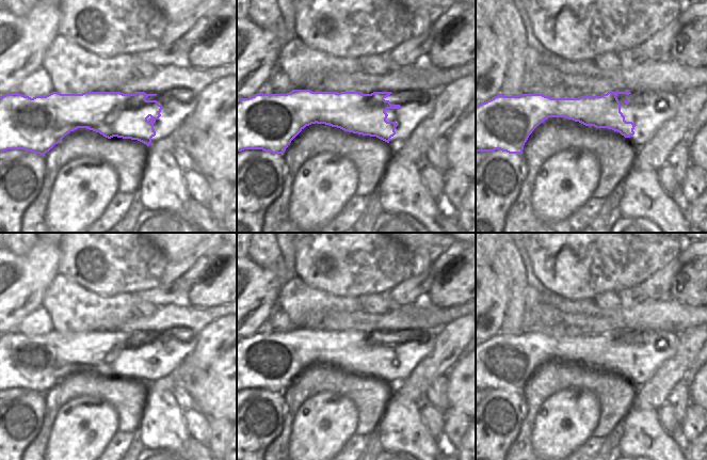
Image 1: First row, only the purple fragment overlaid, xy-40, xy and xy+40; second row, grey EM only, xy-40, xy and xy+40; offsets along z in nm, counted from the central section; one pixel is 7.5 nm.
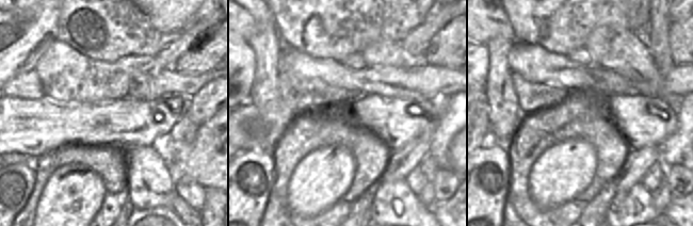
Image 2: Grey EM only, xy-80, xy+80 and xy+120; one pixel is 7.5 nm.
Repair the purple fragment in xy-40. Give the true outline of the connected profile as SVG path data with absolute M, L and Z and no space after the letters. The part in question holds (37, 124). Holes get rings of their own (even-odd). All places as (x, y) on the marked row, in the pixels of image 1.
M176 88L161 94L135 92L52 92L33 98L18 94L0 96L0 152L25 149L45 156L67 133L87 128L103 137L138 140L147 146L173 134L196 110L198 94Z

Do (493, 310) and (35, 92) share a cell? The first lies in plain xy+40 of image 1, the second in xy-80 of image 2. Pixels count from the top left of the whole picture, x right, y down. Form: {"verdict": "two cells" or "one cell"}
{"verdict": "two cells"}

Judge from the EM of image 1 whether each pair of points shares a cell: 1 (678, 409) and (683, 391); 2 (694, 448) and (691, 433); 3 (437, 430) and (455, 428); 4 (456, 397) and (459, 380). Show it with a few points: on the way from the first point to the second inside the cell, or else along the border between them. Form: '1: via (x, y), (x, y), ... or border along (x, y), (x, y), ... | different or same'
1: via (679, 405), (679, 395) | same
2: border along (695, 437), (685, 444) | different
3: border along (445, 417), (444, 433), (442, 435) | different
4: via (459, 393), (459, 384) | same

